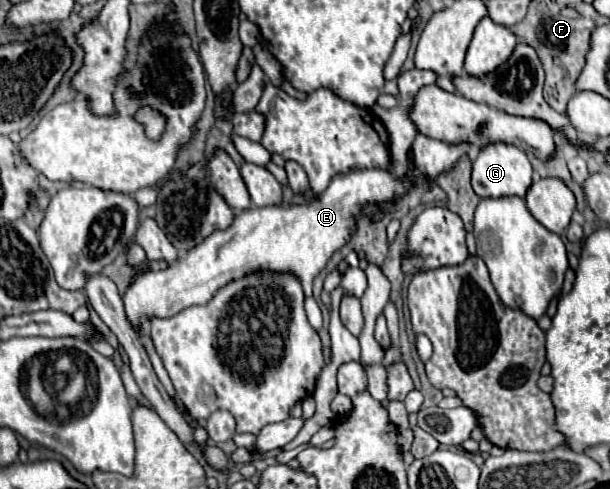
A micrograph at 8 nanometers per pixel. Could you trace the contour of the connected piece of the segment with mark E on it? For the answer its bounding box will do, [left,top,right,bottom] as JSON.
[123,133,471,329]

